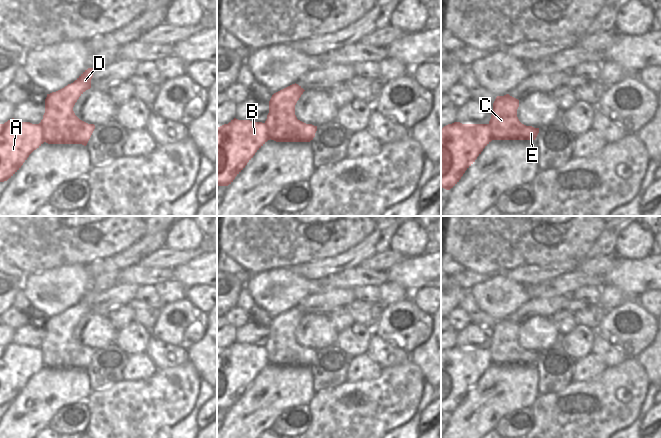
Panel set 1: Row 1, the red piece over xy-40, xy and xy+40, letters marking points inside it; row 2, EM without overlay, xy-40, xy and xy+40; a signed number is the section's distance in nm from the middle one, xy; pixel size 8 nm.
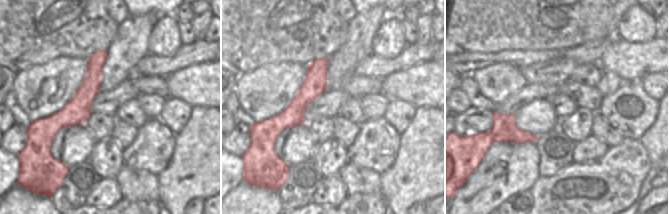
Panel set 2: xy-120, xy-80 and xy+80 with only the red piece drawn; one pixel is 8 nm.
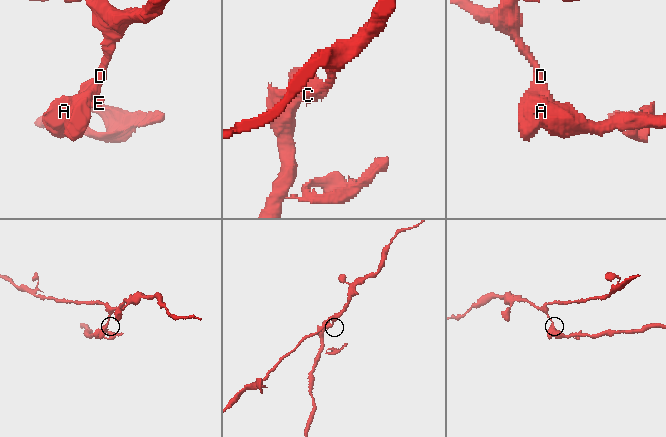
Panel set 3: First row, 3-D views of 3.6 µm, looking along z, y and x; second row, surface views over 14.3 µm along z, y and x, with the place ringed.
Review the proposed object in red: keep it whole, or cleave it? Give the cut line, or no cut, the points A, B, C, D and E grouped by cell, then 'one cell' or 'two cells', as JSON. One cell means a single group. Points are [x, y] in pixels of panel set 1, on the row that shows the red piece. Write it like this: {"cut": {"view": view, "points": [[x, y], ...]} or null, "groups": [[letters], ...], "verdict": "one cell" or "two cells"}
{"cut": {"view": "xy-40", "points": [[39, 123], [42, 127], [42, 136], [45, 141]]}, "groups": [["A", "B"], ["C", "D", "E"]], "verdict": "two cells"}

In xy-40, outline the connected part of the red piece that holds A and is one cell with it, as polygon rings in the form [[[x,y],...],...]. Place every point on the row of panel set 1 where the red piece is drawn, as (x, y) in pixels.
[[[14,118],[0,124],[0,182],[11,178],[21,168],[29,155],[44,142],[43,127],[40,124],[22,122]]]

